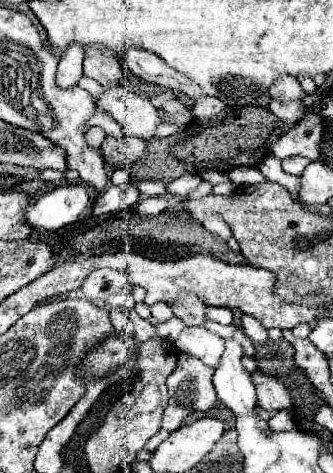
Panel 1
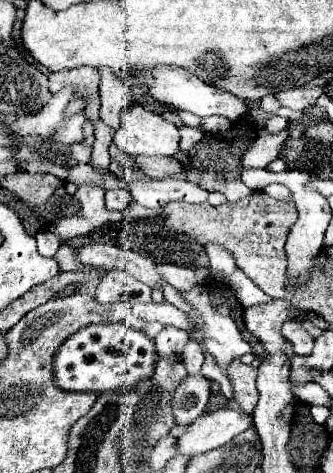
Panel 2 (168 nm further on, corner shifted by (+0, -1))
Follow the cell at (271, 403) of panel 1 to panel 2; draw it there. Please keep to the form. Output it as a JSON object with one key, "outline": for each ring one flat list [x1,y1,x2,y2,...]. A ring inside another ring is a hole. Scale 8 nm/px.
{"outline":[[234,358,228,366,228,380,232,384,232,394,238,406,252,414,258,402,258,390,256,390,256,368,246,366,240,362,240,358]]}

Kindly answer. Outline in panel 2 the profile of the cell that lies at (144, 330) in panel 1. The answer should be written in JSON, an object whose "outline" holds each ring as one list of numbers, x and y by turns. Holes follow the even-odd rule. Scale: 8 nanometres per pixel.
{"outline":[[166,326,156,338,156,352,162,358,174,358,174,360,182,360,182,352,184,346,188,342,188,332,176,326]]}

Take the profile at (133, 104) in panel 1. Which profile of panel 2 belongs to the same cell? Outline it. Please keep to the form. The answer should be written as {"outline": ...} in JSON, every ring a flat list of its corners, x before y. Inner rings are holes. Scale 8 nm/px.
{"outline":[[132,104,122,114,122,128,114,134,114,142,130,156,174,156,180,150,180,132,160,114]]}

